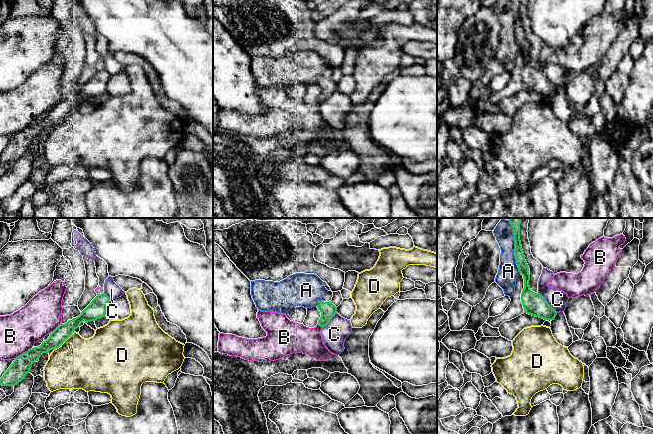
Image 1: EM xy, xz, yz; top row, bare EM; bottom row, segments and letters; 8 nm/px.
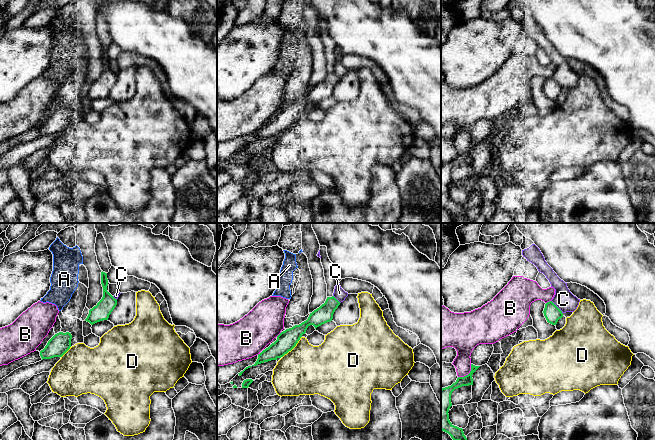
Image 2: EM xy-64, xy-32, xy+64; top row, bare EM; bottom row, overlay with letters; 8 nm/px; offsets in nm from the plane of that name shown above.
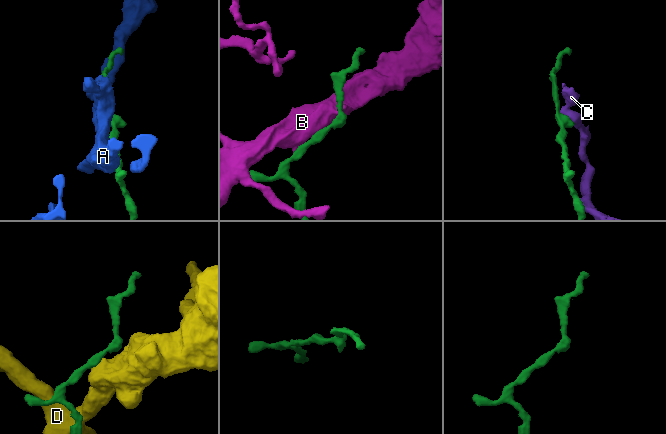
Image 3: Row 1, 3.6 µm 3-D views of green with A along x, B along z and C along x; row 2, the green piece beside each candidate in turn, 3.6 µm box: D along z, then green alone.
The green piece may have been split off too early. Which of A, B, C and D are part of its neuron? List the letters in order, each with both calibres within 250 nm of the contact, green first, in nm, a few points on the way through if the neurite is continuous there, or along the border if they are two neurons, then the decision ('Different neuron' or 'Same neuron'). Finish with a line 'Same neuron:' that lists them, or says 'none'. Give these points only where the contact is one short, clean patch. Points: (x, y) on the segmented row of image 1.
A: Thickness 100 nm (green) against 160 nm. Different neuron
B: Thickness 150 nm (green) against 300 nm. Different neuron
C: Thickness 180 nm (green) against 160 nm. Boundary: yz (538, 292), (557, 312). Different neuron
D: Thickness 120 nm (green) against 400 nm. Different neuron
Same neuron: none

